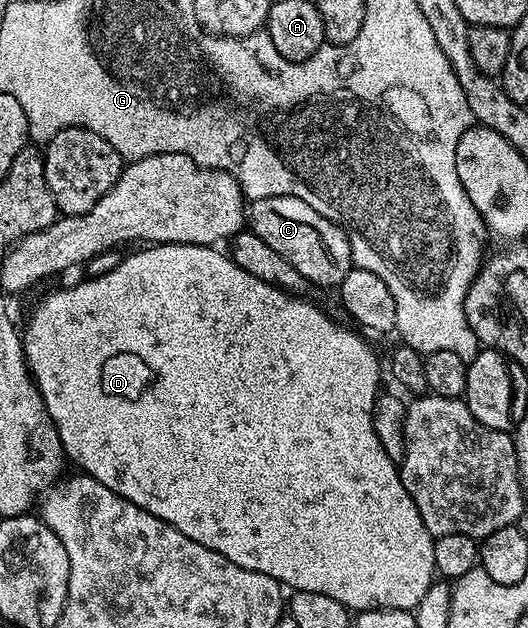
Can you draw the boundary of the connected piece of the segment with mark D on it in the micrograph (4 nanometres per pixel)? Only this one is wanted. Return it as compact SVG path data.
M152 244L141 248L144 248L141 252L130 254L128 252L123 257L121 264L115 266L110 273L102 274L100 277L84 278L81 284L76 284L73 288L60 288L57 292L42 297L37 302L36 309L29 314L28 325L22 328L24 357L28 363L28 370L32 373L33 380L36 381L36 389L40 391L50 418L56 424L67 459L71 463L73 460L80 467L77 469L83 475L93 476L98 482L102 482L102 486L114 490L114 494L134 502L134 506L162 518L162 522L170 522L170 526L174 526L174 530L182 530L182 534L186 534L186 538L194 538L194 542L202 542L202 546L230 558L230 562L234 562L234 566L242 566L246 570L254 570L258 574L272 576L282 586L288 587L289 584L289 589L297 592L326 594L326 598L334 598L334 602L342 602L342 606L356 612L365 612L368 608L415 610L437 575L434 566L434 537L430 534L430 530L426 530L426 522L422 522L422 514L418 514L418 506L414 506L414 498L410 498L410 494L406 494L406 486L402 486L397 461L392 460L390 454L386 454L386 450L382 450L382 442L378 442L378 434L374 434L372 407L376 405L377 395L381 391L381 357L380 360L376 357L375 350L363 340L365 337L355 327L331 320L318 305L304 300L308 298L303 295L284 292L270 282L262 282L262 278L254 278L254 274L246 274L246 270L242 270L242 266L235 264L231 255L224 253L223 256L219 252L221 250L219 247L206 244Z

